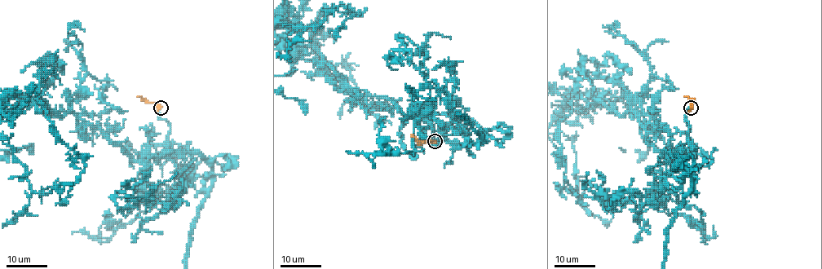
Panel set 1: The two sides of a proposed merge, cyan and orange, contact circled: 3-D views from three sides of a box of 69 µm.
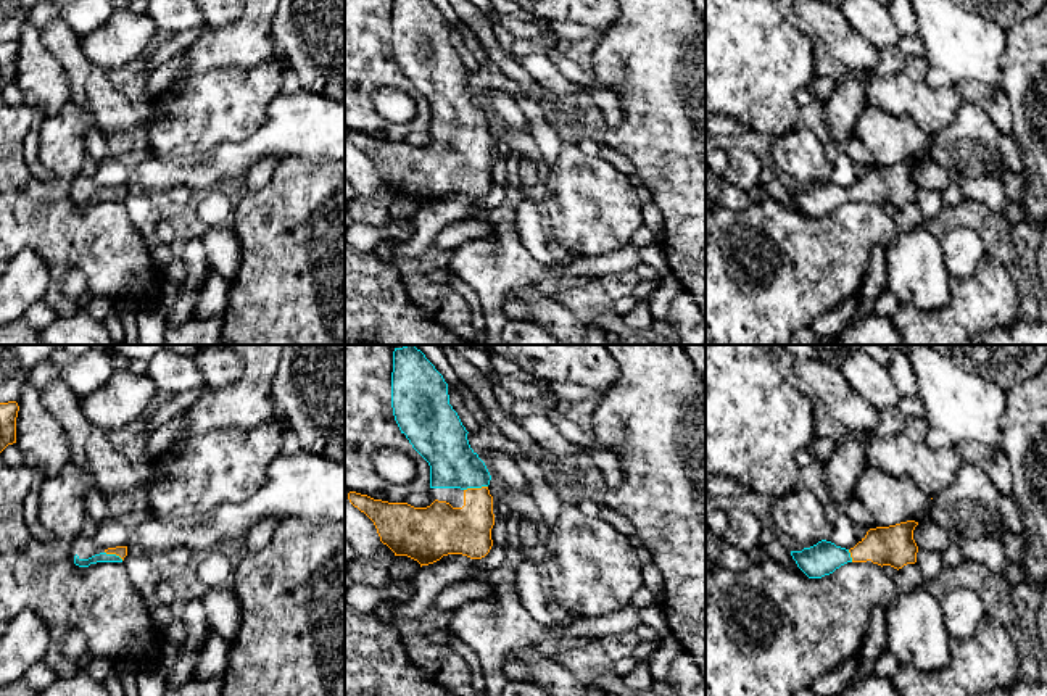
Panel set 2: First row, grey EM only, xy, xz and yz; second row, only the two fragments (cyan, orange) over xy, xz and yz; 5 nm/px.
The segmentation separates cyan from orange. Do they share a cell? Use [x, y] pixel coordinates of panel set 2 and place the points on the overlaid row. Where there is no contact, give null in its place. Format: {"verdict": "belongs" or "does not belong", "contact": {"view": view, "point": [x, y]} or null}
{"verdict": "belongs", "contact": {"view": "xz", "point": [475, 487]}}

